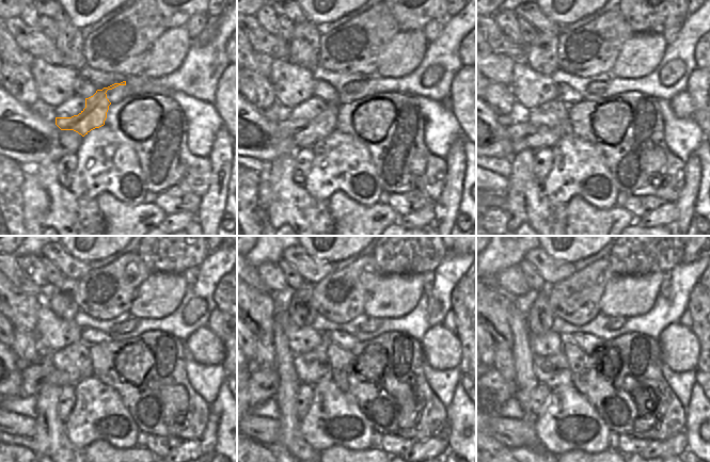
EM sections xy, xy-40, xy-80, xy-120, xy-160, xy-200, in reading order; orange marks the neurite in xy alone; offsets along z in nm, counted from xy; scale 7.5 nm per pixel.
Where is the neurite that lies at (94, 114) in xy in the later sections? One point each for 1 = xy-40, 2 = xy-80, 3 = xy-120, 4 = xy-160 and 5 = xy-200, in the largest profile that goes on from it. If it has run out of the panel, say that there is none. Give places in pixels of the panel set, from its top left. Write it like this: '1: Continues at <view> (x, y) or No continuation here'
1: Continues at xy-40 (302, 132)
2: Continues at xy-80 (524, 134)
3: Continues at xy-120 (42, 371)
4: Continues at xy-160 (262, 385)
5: Continues at xy-200 (498, 391)

